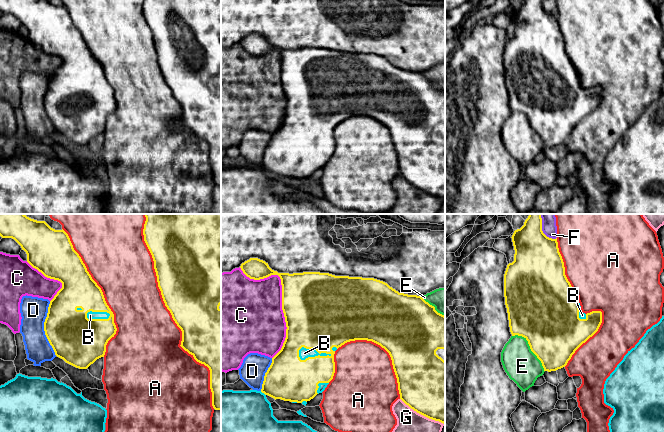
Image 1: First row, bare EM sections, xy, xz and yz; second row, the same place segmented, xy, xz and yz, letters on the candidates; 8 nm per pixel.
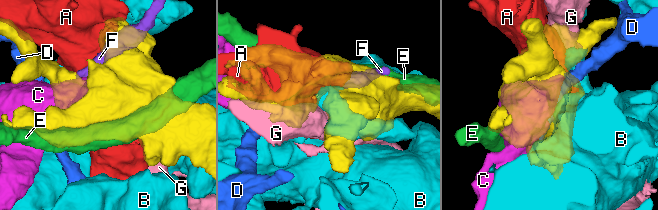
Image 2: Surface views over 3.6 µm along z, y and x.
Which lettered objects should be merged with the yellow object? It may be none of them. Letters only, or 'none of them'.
B

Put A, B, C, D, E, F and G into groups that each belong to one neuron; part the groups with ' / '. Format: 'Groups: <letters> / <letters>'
Groups: A / B / C F / D / E / G

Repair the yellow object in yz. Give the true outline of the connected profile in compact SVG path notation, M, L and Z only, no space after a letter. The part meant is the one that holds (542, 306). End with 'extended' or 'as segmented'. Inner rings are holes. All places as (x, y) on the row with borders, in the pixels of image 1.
M529 214L524 225L515 230L511 238L515 250L514 261L507 265L504 274L504 297L510 332L512 336L522 336L528 341L544 371L556 371L565 367L575 351L598 331L602 323L602 312L582 312L578 296L565 275L557 238L549 238L542 231L541 214Z; extended

